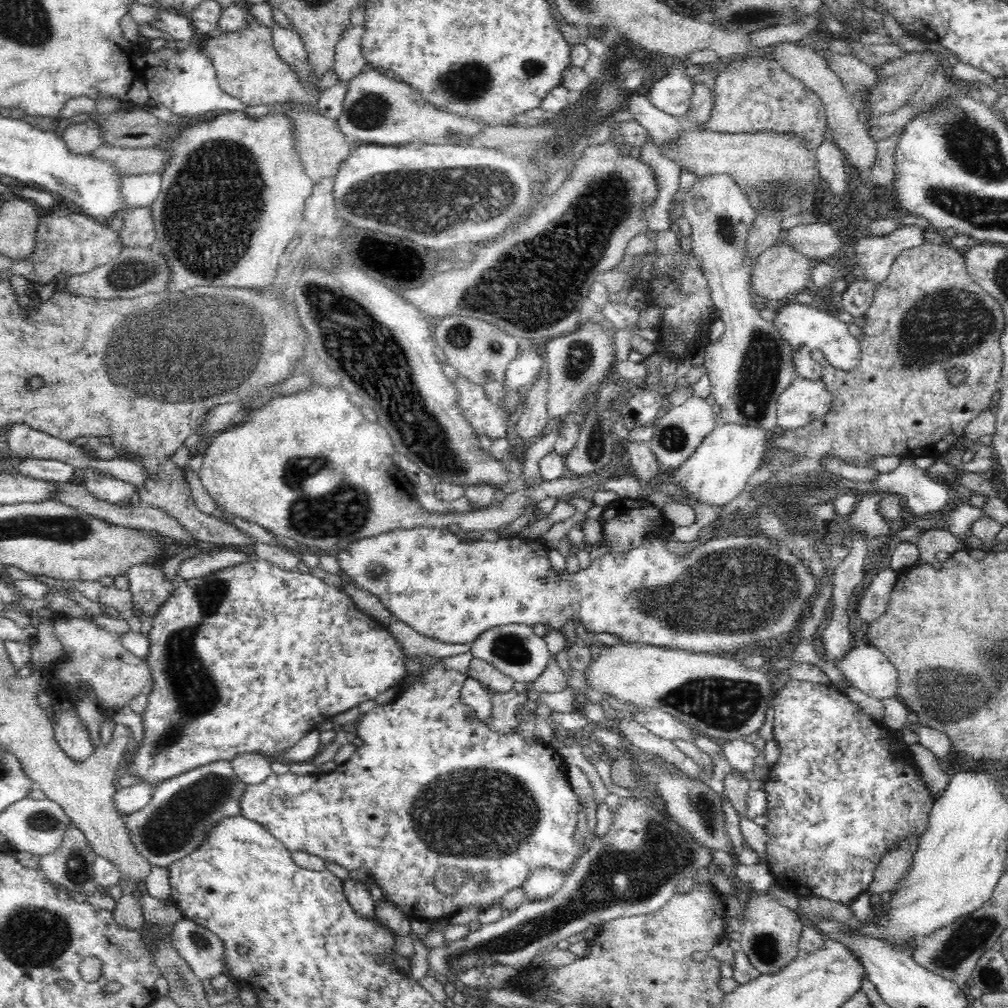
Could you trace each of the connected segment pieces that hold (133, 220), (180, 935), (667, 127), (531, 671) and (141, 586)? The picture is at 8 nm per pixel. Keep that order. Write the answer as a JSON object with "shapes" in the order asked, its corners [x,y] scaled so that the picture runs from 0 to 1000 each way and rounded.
{"shapes":[[[[131,206],[121,210],[123,226],[118,236],[122,245],[149,247],[155,243],[155,228],[150,206]]],[[[182,910],[172,919],[170,934],[177,947],[203,975],[223,966],[223,940],[215,927]]],[[[625,91],[620,108],[643,130],[651,143],[662,144],[672,138],[677,132],[670,115],[661,113],[657,108],[647,103],[643,94]]],[[[512,618],[489,621],[476,629],[467,639],[467,649],[469,653],[485,657],[511,677],[525,680],[540,668],[546,653],[542,637],[530,628],[529,621]]],[[[150,558],[130,562],[126,571],[131,586],[131,601],[133,605],[137,604],[140,616],[150,616],[177,579],[176,573],[164,573],[156,559]]]]}

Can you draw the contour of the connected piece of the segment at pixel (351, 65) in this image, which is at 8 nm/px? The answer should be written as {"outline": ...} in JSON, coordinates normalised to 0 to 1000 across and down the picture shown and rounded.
{"outline":[[[349,25],[343,28],[332,48],[331,71],[339,81],[348,80],[359,71],[364,62],[358,53],[358,40],[361,34],[360,25]]]}

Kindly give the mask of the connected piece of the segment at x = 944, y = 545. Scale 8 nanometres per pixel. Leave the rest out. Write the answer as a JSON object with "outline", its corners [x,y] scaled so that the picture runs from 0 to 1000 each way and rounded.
{"outline":[[[923,525],[917,528],[910,534],[910,543],[913,547],[910,560],[923,560],[929,558],[929,550],[933,547],[941,548],[943,551],[956,544],[954,538],[948,536],[940,525]]]}

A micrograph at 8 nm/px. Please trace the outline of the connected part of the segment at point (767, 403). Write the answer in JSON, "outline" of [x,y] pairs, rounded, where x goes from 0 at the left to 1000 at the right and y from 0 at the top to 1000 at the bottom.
{"outline":[[[719,173],[693,175],[679,192],[677,205],[679,205],[678,214],[687,223],[687,250],[694,263],[696,273],[702,279],[708,305],[715,308],[714,315],[718,318],[720,326],[712,339],[700,340],[700,354],[697,361],[705,379],[705,392],[708,393],[709,400],[714,402],[714,410],[710,413],[711,421],[735,421],[746,426],[759,425],[772,429],[771,399],[773,393],[790,374],[789,346],[786,341],[776,336],[767,318],[756,316],[753,308],[748,305],[751,292],[744,287],[744,280],[746,280],[746,266],[752,256],[740,255],[740,244],[742,244],[744,226],[751,214],[750,208],[744,203],[738,188],[724,174]]]}

